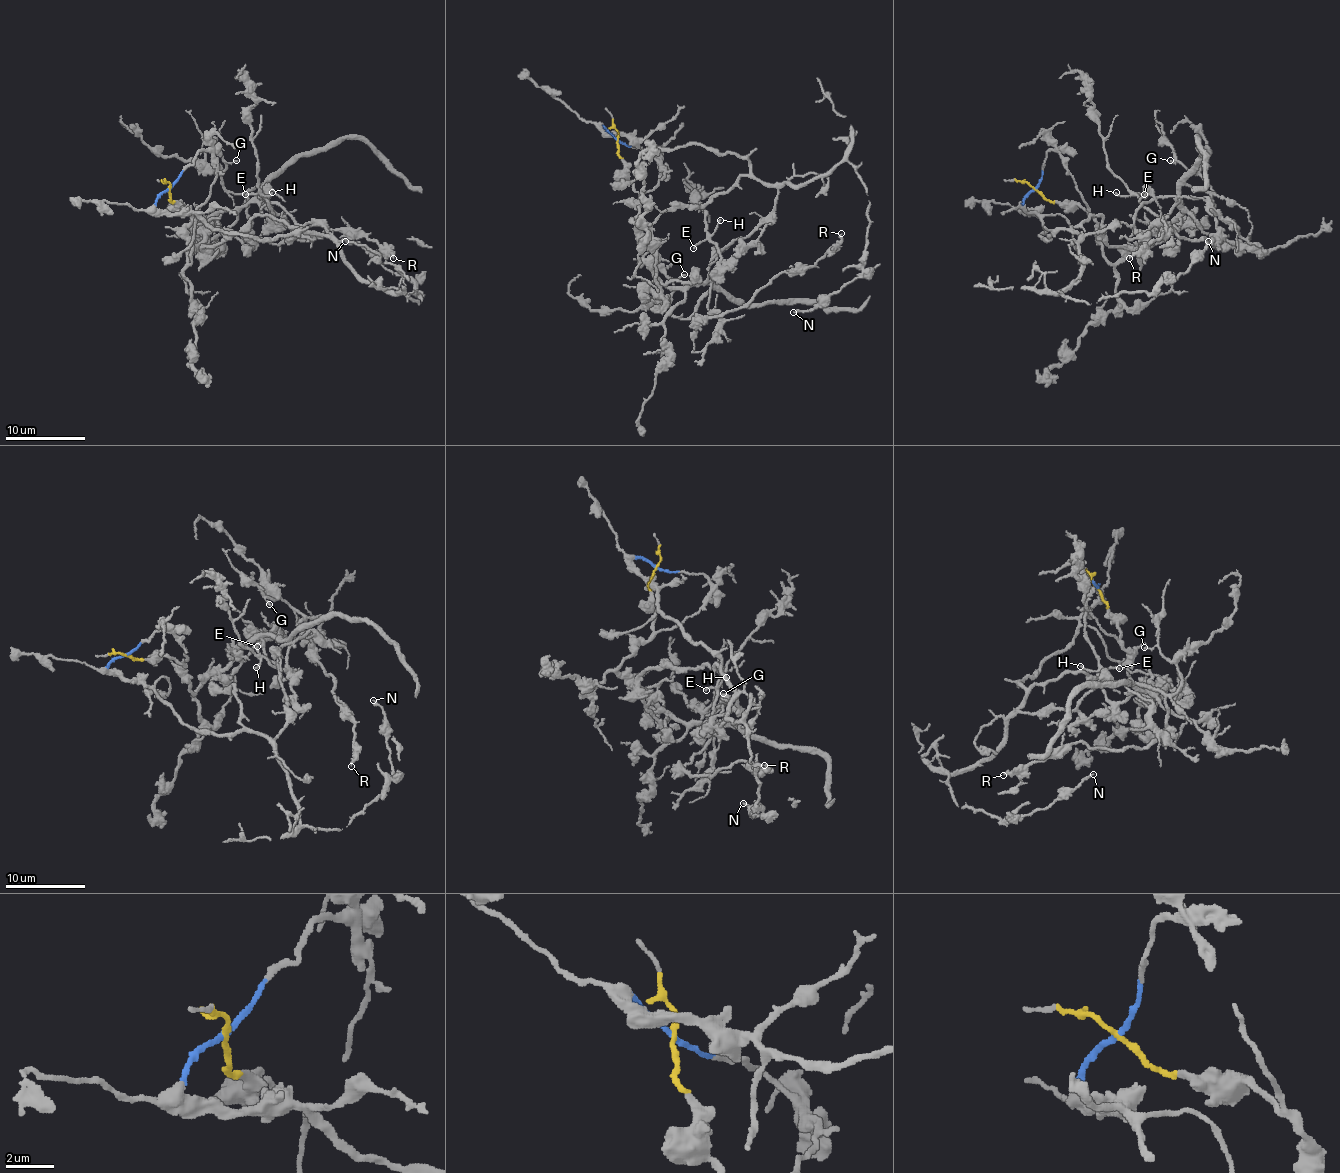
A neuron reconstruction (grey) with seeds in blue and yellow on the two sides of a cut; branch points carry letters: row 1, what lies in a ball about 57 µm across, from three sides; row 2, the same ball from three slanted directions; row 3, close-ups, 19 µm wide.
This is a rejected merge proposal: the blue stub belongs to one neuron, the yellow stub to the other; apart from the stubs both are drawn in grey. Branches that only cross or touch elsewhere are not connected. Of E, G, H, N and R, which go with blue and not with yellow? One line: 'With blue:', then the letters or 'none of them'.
With blue: N

